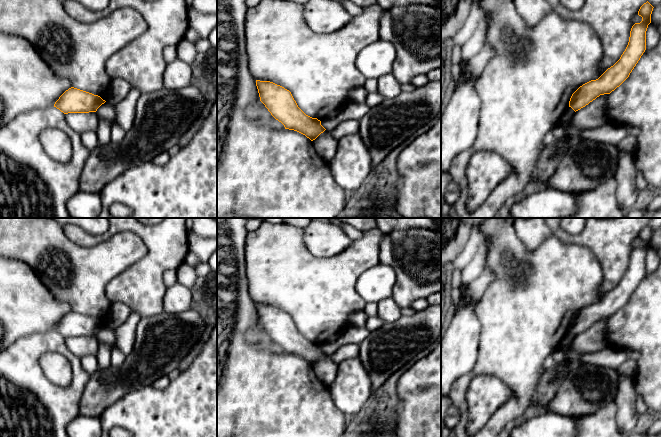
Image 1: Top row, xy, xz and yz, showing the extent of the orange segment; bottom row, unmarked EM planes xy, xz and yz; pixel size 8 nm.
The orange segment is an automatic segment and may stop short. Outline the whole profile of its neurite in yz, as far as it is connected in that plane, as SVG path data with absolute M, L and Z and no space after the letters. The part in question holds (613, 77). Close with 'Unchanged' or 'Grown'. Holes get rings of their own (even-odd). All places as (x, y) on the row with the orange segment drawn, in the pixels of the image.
M648 1L640 7L638 15L642 21L632 26L628 45L620 59L598 79L583 84L572 94L569 107L575 112L600 95L610 94L629 77L646 50L646 31L651 23L653 8Z. Unchanged

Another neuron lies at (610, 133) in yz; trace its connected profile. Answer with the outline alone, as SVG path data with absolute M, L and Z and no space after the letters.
M606 122L599 127L583 130L580 138L607 143L617 147L625 137L629 135L638 137L640 132L640 129L637 127Z

